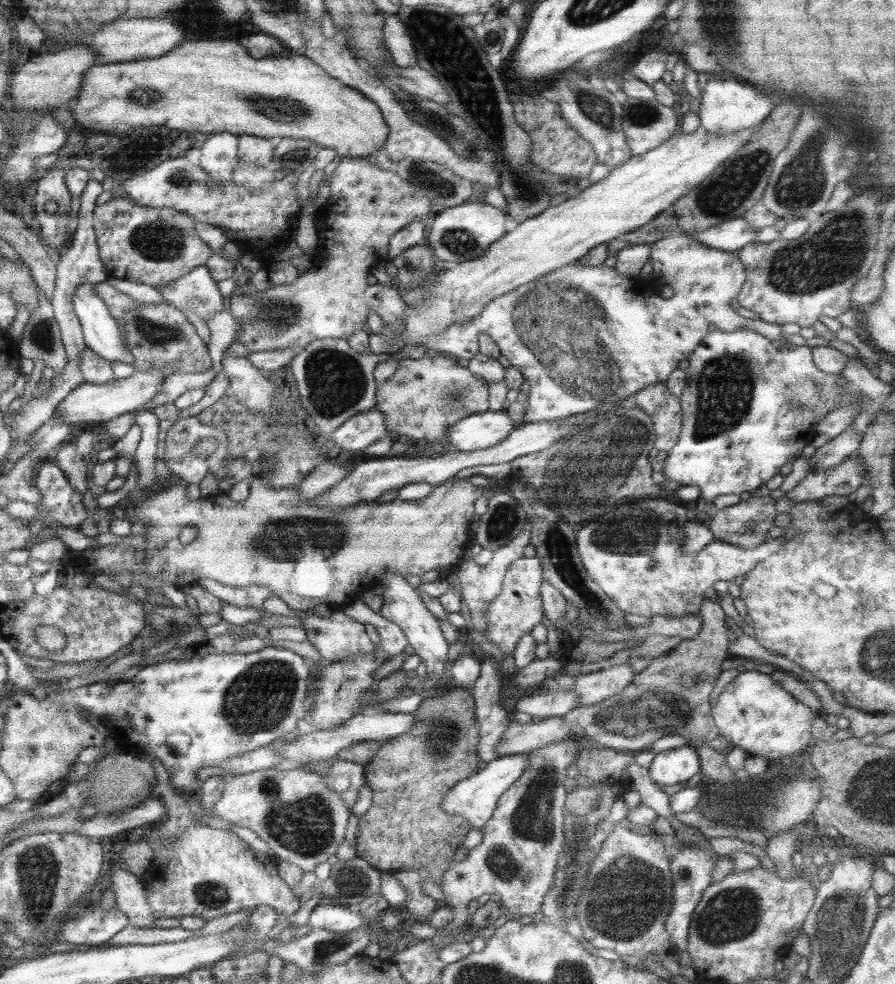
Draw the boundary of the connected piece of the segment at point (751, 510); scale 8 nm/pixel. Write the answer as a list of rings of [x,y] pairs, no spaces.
[[[770,496],[749,497],[710,516],[709,532],[714,540],[727,542],[731,546],[749,550],[763,544],[769,538],[767,532],[773,528],[776,510]]]

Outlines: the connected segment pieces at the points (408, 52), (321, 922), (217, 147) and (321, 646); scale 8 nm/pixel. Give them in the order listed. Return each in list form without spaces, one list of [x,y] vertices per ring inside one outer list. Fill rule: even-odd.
[[[383,15],[383,27],[381,27],[381,40],[385,46],[385,52],[393,60],[396,67],[411,67],[417,64],[413,42],[407,34],[407,29],[395,15]]]
[[[335,903],[315,906],[307,918],[306,929],[351,932],[361,924],[361,915],[357,912],[357,908]]]
[[[228,132],[208,135],[201,144],[199,167],[215,183],[231,183],[231,171],[237,163],[237,136]]]
[[[296,611],[294,617],[299,618],[297,622],[301,622],[308,641],[327,663],[373,651],[374,644],[369,641],[363,625],[343,611],[328,611],[323,615]]]

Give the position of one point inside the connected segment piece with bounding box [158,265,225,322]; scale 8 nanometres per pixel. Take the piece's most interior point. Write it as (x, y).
(196, 292)

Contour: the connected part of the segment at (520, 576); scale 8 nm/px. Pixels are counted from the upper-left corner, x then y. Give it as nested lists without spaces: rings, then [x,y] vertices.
[[[521,557],[511,562],[504,570],[505,574],[502,578],[499,594],[487,602],[483,617],[485,617],[485,638],[487,642],[491,642],[496,648],[499,646],[501,652],[506,656],[509,652],[513,652],[515,643],[523,634],[527,634],[541,620],[542,604],[539,596],[539,588],[542,582],[542,569],[540,568],[540,560],[537,557]]]

